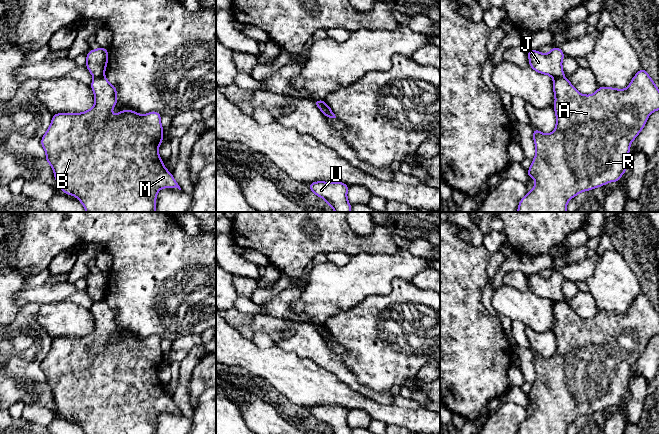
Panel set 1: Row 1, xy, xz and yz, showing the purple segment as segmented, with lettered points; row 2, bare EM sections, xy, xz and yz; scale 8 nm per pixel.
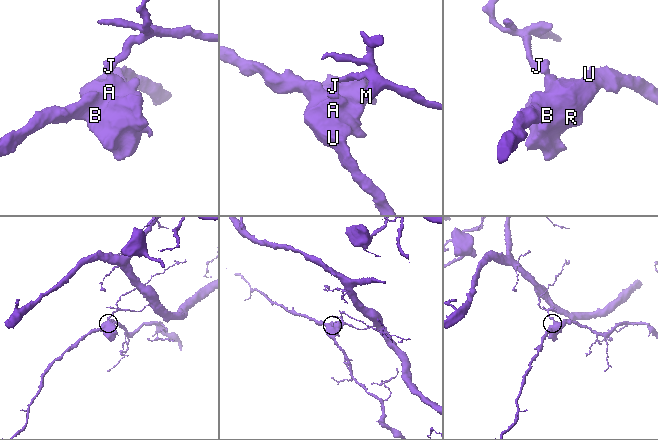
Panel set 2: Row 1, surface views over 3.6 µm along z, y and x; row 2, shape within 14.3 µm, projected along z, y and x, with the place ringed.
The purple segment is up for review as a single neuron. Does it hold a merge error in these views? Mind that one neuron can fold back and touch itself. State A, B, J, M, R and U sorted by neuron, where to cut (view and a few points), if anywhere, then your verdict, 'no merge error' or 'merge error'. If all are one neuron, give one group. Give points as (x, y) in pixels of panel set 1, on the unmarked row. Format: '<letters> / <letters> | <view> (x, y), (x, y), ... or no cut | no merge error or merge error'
A B M R U / J | xy (103, 298), (94, 302) | merge error

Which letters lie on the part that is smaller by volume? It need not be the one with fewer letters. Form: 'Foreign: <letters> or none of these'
Foreign: A, B, M, R, U

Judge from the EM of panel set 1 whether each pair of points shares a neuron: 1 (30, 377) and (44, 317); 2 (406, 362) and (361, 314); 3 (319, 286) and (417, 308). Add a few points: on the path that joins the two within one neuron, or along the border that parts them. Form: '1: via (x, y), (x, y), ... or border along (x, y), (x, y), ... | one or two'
1: border along (39, 305), (35, 321), (52, 338) | two
2: via (395, 349), (395, 343), (374, 327) | one
3: border along (390, 291), (382, 295), (368, 295), (347, 309) | two

